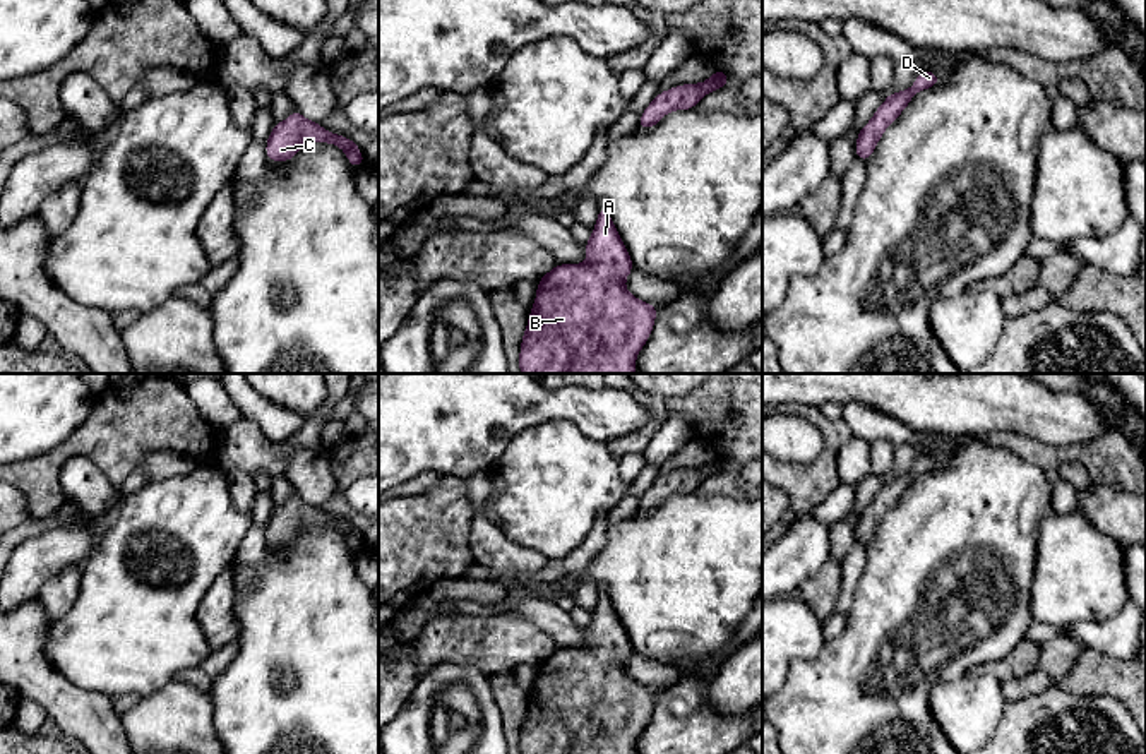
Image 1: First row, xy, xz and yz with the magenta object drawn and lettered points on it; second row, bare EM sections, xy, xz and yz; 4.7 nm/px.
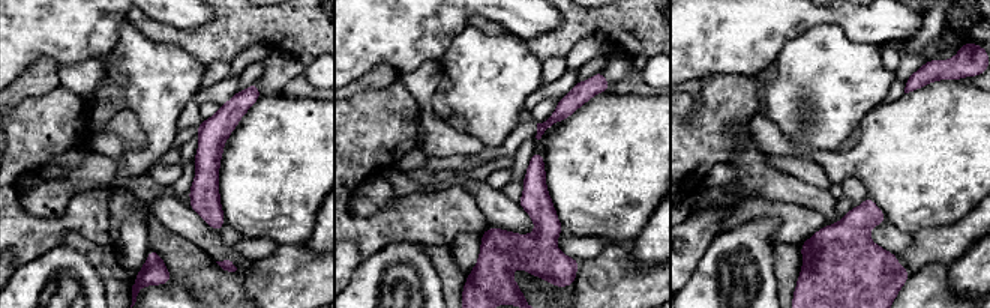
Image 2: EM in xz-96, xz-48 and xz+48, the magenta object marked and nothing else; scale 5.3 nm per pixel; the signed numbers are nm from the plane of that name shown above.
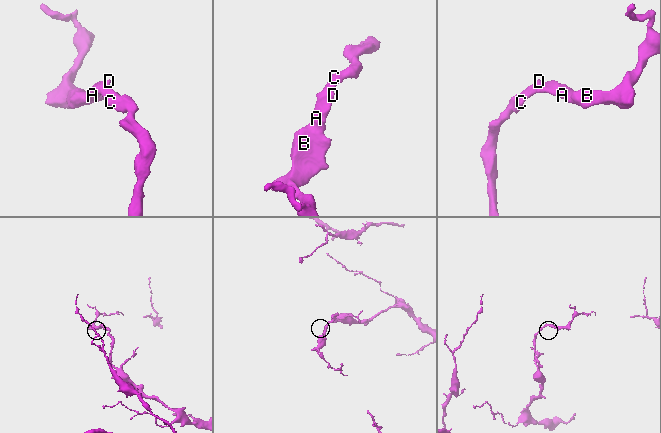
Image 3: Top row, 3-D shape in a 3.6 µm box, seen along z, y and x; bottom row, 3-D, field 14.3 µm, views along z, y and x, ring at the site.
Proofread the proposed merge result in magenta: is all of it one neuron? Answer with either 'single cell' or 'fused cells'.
single cell

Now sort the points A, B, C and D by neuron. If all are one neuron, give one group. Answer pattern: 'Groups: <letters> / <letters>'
Groups: A B C D

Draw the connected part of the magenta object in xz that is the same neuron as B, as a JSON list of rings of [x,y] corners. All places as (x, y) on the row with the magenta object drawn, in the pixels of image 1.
[[[605,206],[584,243],[588,260],[557,264],[538,279],[521,339],[521,374],[636,374],[636,358],[651,336],[658,308],[625,290],[634,264]]]

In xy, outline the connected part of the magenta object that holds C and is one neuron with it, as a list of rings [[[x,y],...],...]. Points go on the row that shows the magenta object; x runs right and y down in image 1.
[[[291,111],[289,117],[271,130],[266,142],[269,161],[291,161],[296,153],[308,142],[325,142],[341,147],[346,153],[348,163],[353,168],[365,165],[363,154],[355,141],[341,134],[325,130],[320,123],[305,118],[300,111]]]

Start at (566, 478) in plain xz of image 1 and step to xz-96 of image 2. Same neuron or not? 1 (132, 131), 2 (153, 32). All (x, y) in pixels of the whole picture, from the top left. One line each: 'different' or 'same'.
1: different
2: different

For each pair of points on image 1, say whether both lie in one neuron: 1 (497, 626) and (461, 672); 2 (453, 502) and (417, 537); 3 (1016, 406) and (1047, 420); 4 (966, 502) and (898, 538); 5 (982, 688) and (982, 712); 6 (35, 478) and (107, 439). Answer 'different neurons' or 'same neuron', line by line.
1: different neurons
2: same neuron
3: same neuron
4: same neuron
5: same neuron
6: same neuron

